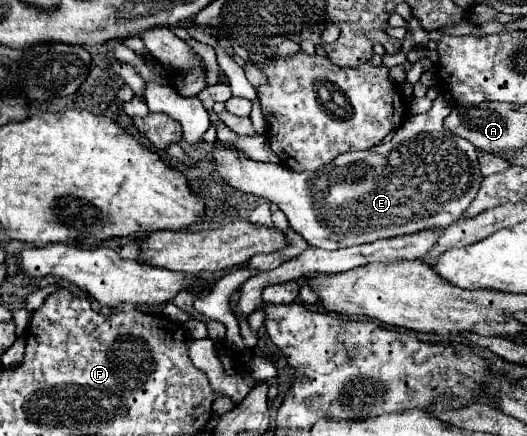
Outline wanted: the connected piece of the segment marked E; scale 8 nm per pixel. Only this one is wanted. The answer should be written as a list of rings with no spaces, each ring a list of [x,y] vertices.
[[[447,93],[439,95],[435,101],[433,101],[433,107],[423,113],[423,115],[411,115],[393,135],[393,139],[385,145],[379,145],[375,149],[367,149],[367,151],[355,151],[355,153],[343,153],[339,155],[335,161],[327,163],[325,167],[321,167],[319,171],[315,173],[299,173],[299,171],[293,171],[289,167],[283,167],[283,165],[277,165],[277,163],[257,163],[257,161],[251,161],[247,159],[243,153],[235,151],[235,149],[229,149],[229,147],[223,147],[223,145],[217,145],[213,155],[215,155],[215,163],[217,163],[217,171],[219,171],[219,177],[223,181],[227,181],[229,185],[233,185],[235,189],[243,191],[243,193],[253,193],[253,195],[259,195],[259,197],[265,197],[269,199],[271,203],[279,205],[279,209],[287,215],[289,219],[289,225],[291,229],[295,229],[303,239],[309,239],[309,245],[315,245],[315,247],[323,247],[323,249],[339,249],[339,247],[351,247],[351,245],[359,245],[359,243],[373,243],[377,239],[387,239],[387,237],[399,237],[399,235],[411,235],[411,233],[419,233],[419,231],[445,231],[449,225],[457,223],[463,219],[463,213],[467,211],[467,207],[471,205],[471,201],[475,199],[479,187],[481,187],[481,181],[483,181],[483,175],[481,175],[481,169],[477,165],[477,151],[475,147],[467,141],[467,139],[461,139],[457,135],[453,135],[451,131],[443,129],[443,119],[451,113],[451,97]]]

